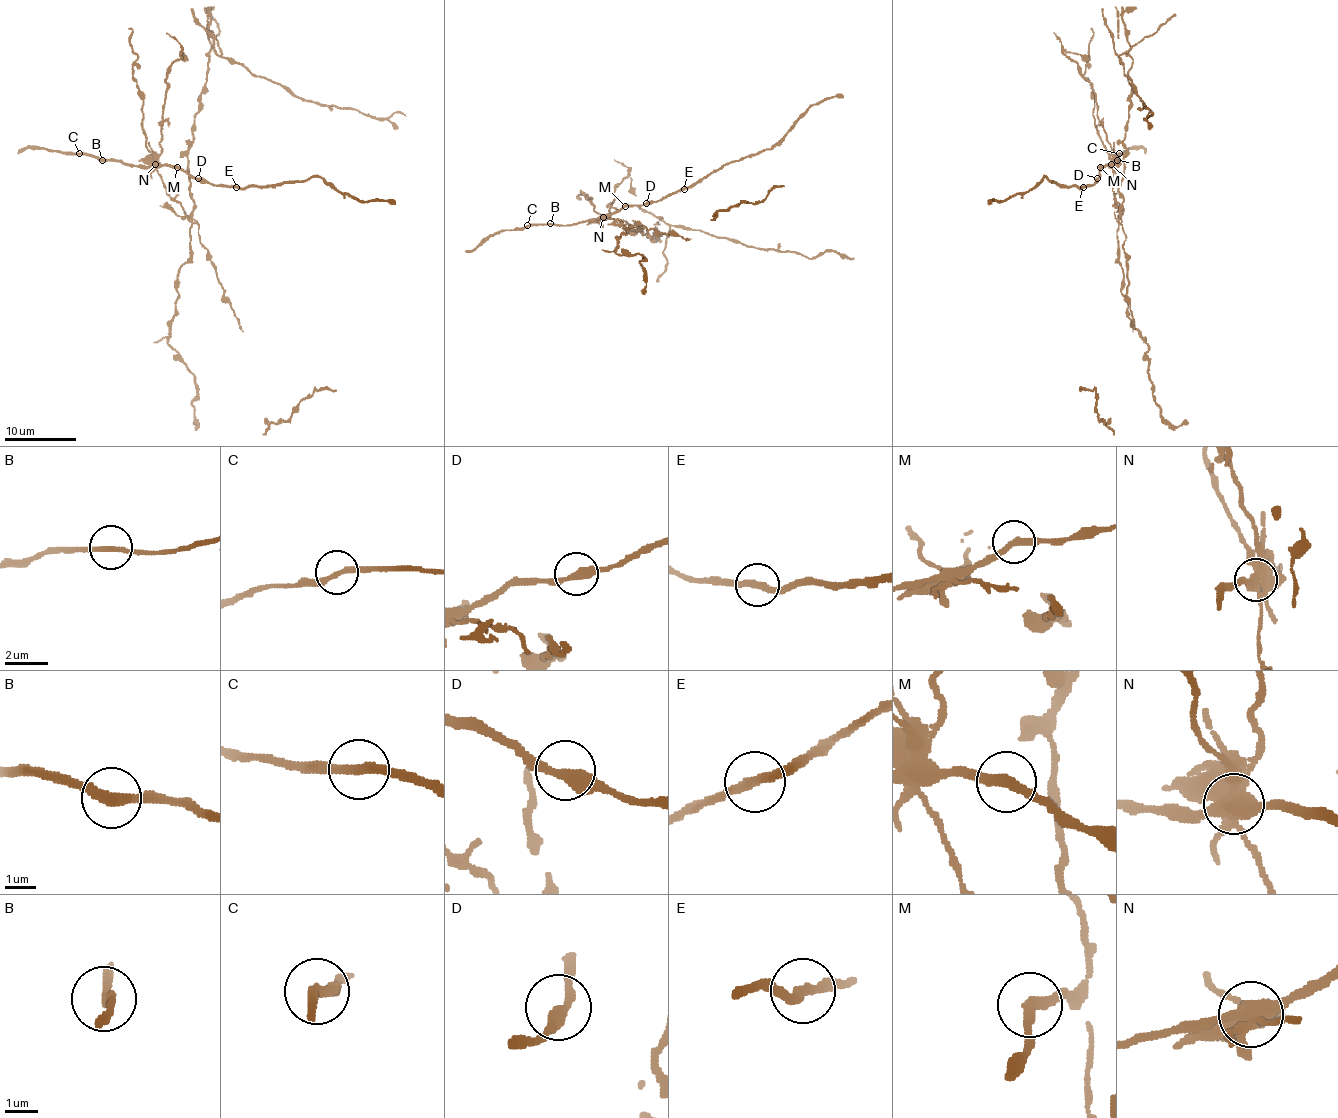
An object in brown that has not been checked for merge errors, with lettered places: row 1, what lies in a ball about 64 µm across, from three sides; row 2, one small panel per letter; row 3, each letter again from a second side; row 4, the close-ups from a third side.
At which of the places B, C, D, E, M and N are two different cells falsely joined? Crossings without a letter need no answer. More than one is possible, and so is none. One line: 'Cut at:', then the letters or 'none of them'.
Cut at: E, N

